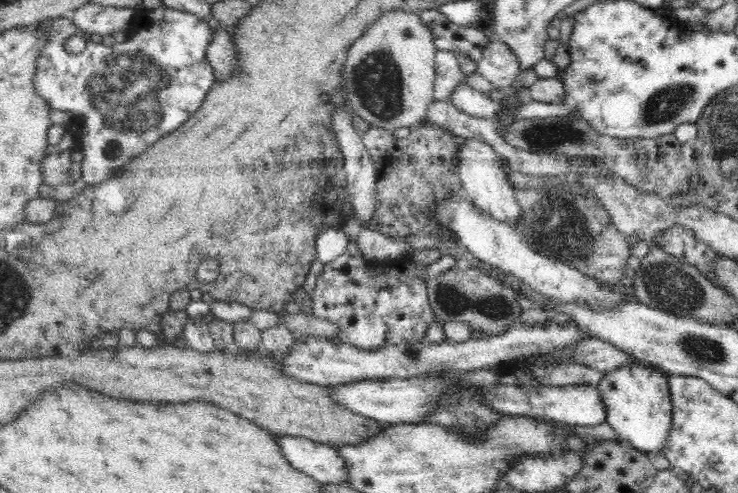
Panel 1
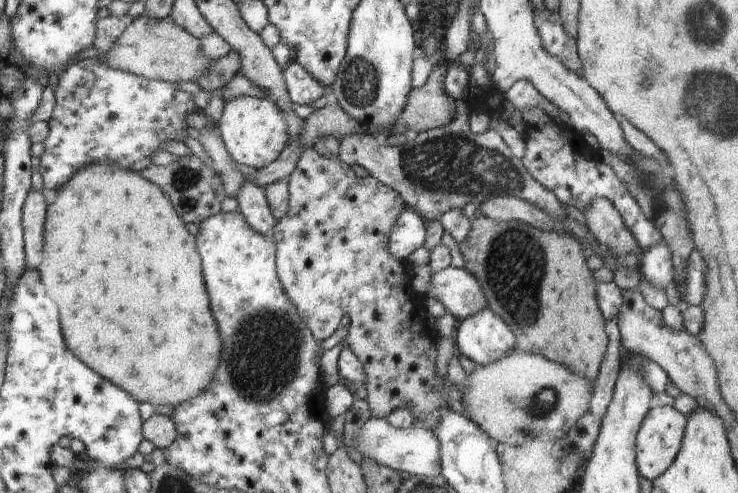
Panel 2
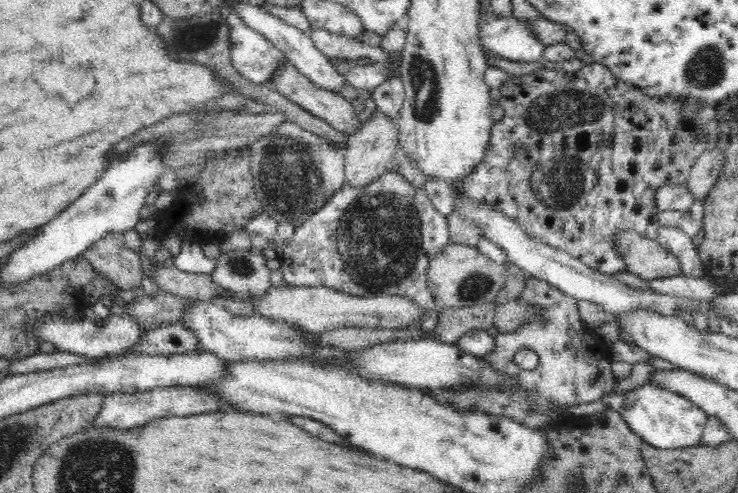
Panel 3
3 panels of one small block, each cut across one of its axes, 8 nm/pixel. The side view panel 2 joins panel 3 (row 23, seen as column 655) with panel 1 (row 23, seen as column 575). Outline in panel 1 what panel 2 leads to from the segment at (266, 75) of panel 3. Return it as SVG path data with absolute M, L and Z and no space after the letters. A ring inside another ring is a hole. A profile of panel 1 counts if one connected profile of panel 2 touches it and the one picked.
M166 6L135 8L133 19L126 28L127 39L123 42L116 41L112 46L93 42L90 39L91 33L81 31L67 16L42 21L41 30L47 30L49 41L43 46L40 58L35 62L37 69L34 88L51 110L72 112L76 116L75 120L84 118L76 147L83 154L81 178L86 185L110 180L132 158L140 156L162 136L182 126L202 106L208 96L207 92L210 92L218 80L206 60L206 47L214 31L208 26L208 22L190 12ZM76 35L85 39L86 47L81 53L68 53L64 44L70 36Z

